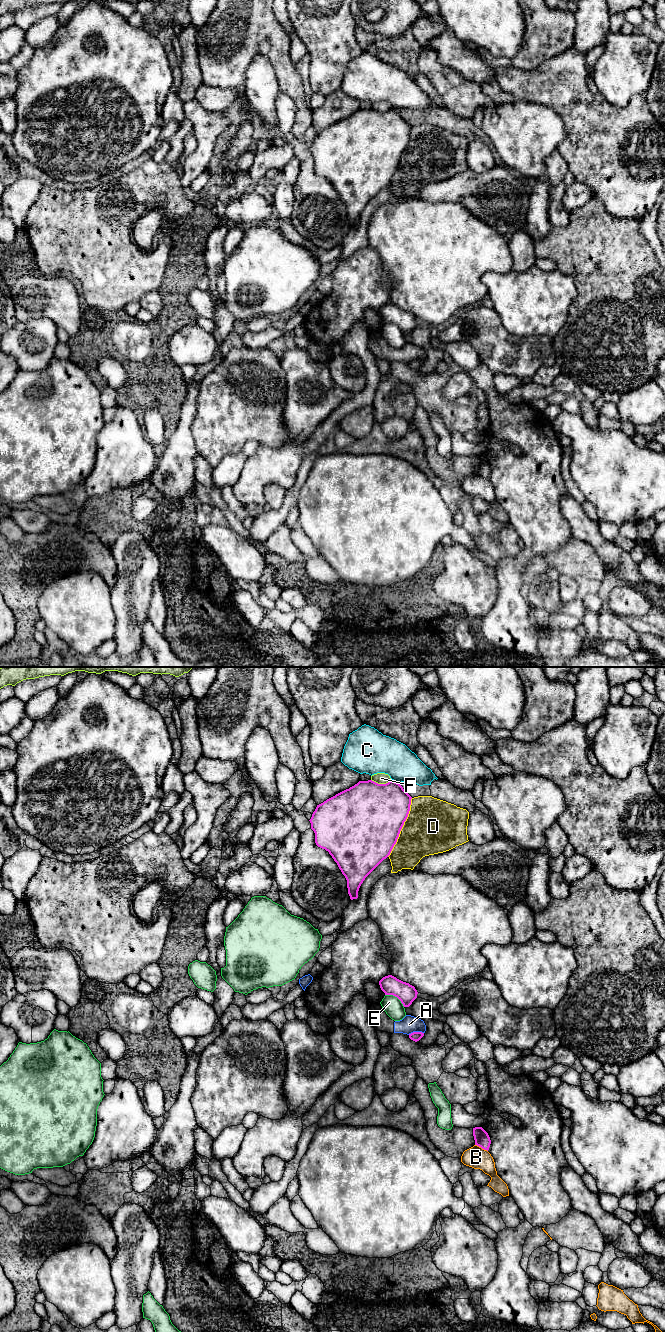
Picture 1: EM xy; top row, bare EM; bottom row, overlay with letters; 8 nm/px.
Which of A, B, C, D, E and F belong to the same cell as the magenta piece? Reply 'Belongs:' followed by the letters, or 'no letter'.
Belongs: no letter

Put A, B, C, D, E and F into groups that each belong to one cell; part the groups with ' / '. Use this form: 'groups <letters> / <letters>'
groups A / B D / C / E / F

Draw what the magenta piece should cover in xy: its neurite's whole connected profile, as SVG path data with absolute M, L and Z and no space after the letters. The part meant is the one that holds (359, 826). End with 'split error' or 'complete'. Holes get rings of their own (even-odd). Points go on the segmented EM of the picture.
M368 780L359 781L317 805L309 820L315 833L315 843L328 851L337 863L347 880L351 900L358 898L365 878L390 855L408 817L411 799L394 780L386 784Z; complete

